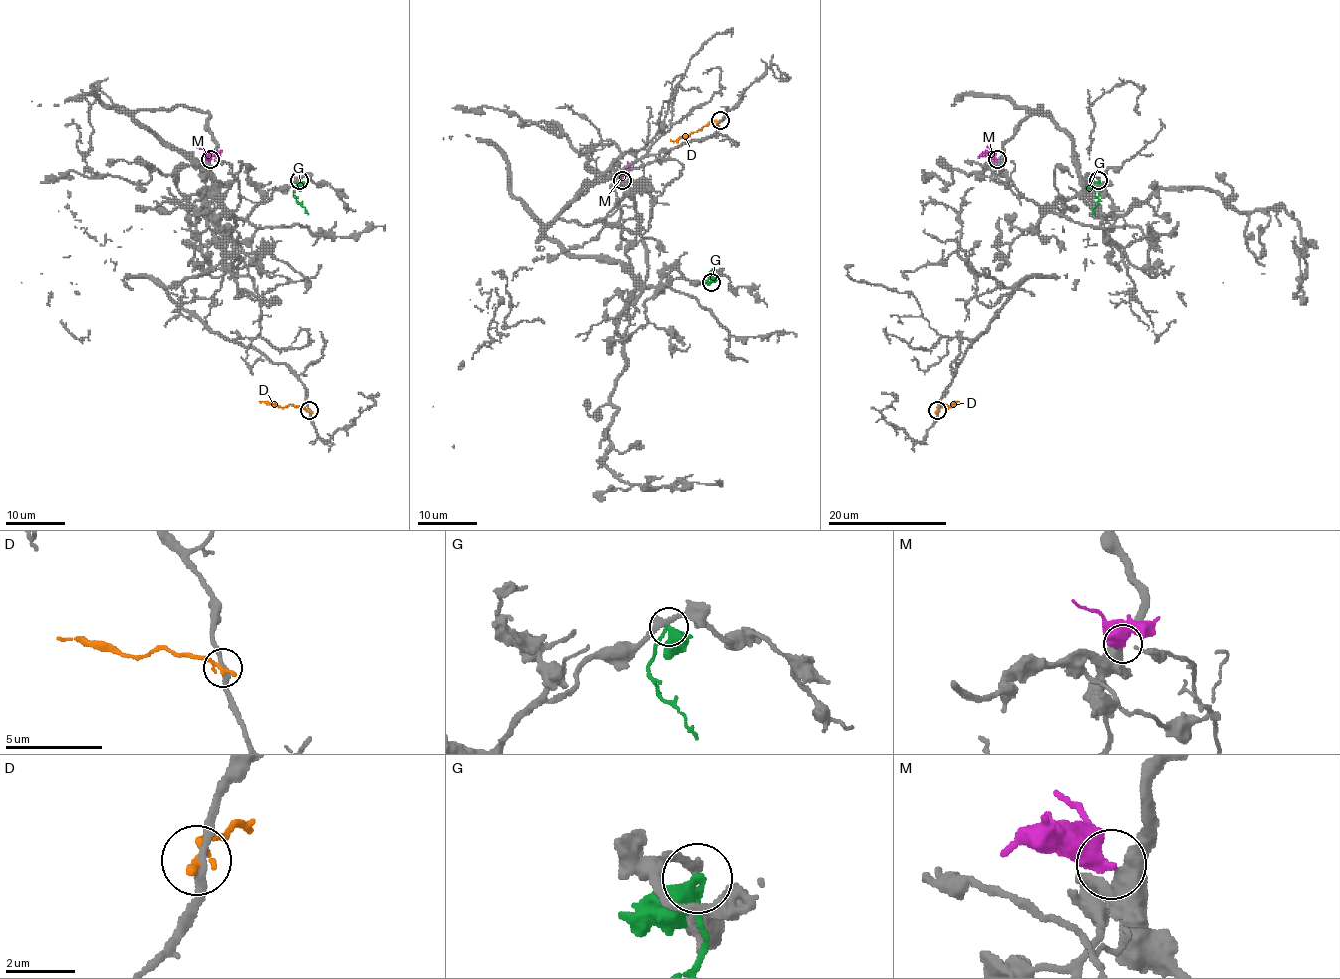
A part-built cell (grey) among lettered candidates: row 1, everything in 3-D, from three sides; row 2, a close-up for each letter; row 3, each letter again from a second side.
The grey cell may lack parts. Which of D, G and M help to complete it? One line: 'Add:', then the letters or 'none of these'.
Add: none of these

